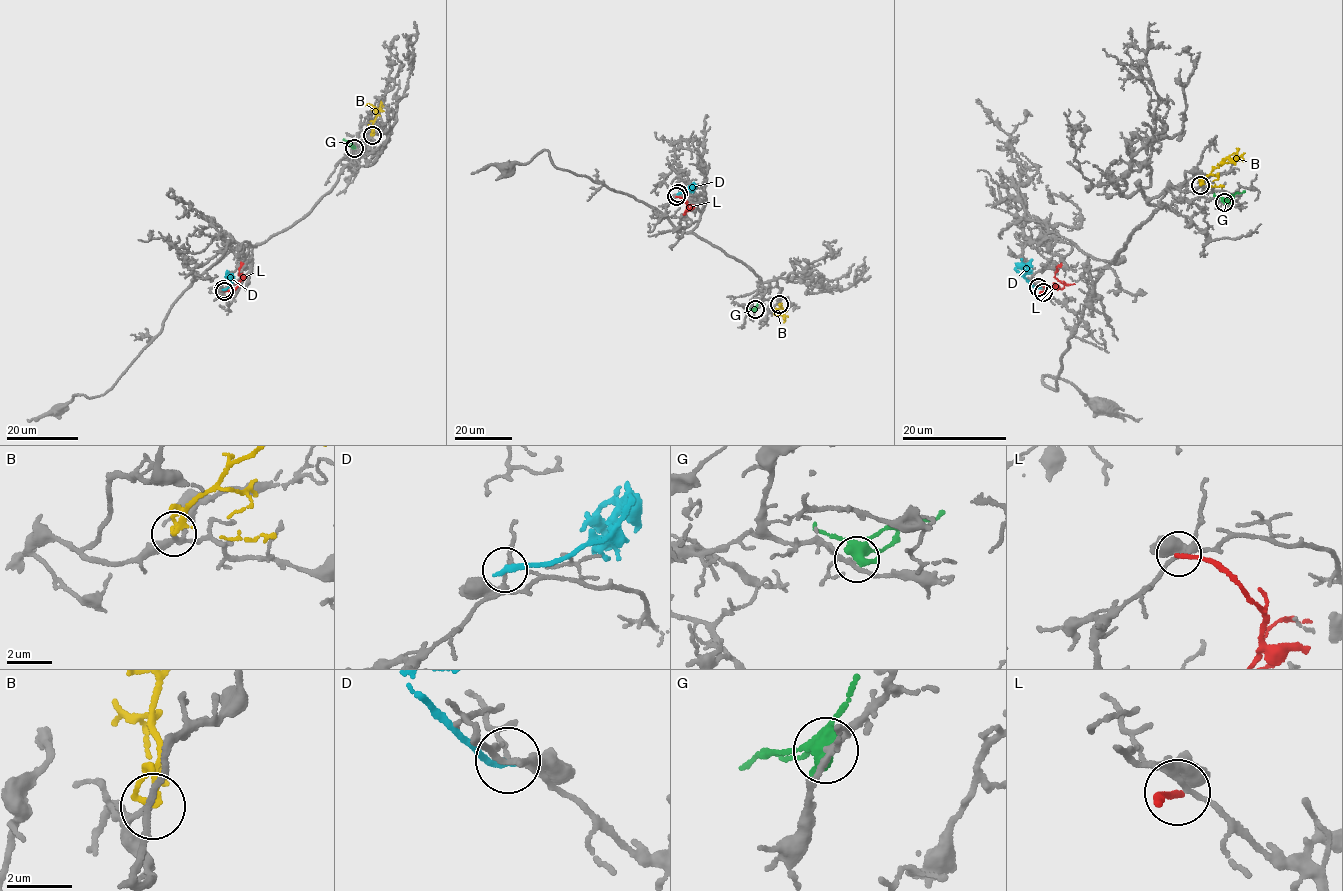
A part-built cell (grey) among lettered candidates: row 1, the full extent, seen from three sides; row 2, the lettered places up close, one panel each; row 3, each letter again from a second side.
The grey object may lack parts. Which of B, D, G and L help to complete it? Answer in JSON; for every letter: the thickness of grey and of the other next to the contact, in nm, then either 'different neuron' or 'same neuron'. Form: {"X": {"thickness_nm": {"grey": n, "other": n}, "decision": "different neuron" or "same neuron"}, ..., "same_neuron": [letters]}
{"B": {"thickness_nm": {"grey": 100, "other": 240}, "decision": "same neuron"}, "D": {"thickness_nm": {"grey": 130, "other": 240}, "decision": "different neuron"}, "G": {"thickness_nm": {"grey": 140, "other": 380}, "decision": "different neuron"}, "L": {"thickness_nm": {"grey": 160, "other": 170}, "decision": "different neuron"}, "same_neuron": ["B"]}

